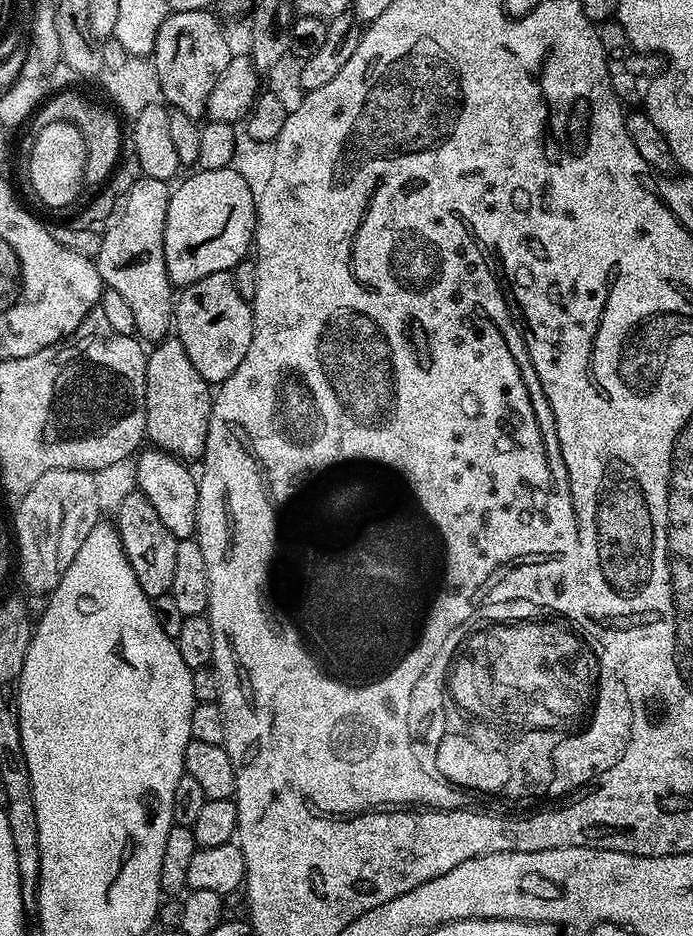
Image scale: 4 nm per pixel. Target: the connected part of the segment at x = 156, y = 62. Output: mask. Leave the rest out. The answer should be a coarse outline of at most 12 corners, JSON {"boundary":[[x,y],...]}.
{"boundary":[[207,7],[169,11],[150,61],[191,120],[234,49]]}

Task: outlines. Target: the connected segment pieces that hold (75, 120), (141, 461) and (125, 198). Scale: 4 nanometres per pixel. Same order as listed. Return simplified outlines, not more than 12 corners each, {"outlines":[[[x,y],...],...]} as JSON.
{"outlines":[[[80,92],[49,95],[33,133],[70,122],[86,142],[84,183],[107,184],[122,160],[121,117]],[[155,446],[135,457],[135,487],[177,540],[196,534],[200,485]],[[169,181],[118,198],[94,257],[135,335],[174,328],[164,258]]]}

